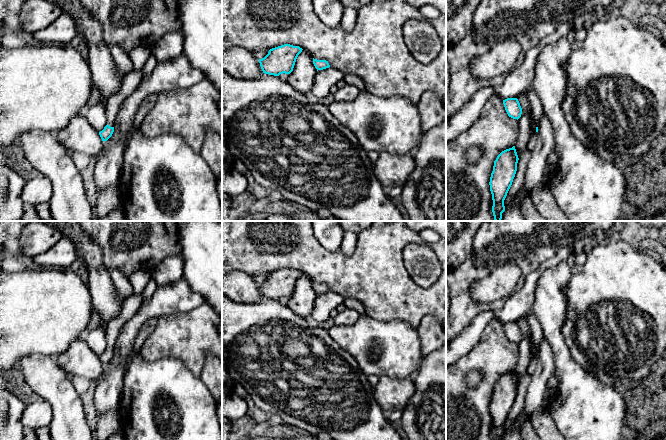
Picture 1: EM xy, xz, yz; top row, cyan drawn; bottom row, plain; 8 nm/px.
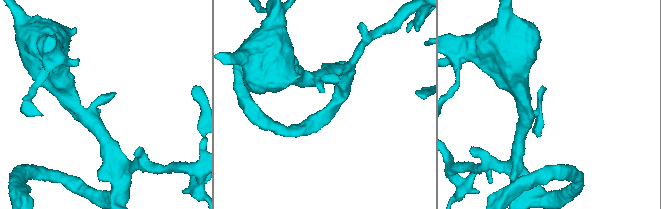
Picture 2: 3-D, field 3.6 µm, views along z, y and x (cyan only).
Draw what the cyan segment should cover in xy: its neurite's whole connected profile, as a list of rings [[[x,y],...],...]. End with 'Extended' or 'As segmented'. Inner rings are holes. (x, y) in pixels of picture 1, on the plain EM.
[[[132,293],[123,301],[120,313],[106,325],[108,345],[104,353],[99,356],[103,366],[107,365],[114,356],[114,346],[122,326],[134,316],[142,302],[142,294]]]. Extended

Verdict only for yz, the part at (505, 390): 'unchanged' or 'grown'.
unchanged

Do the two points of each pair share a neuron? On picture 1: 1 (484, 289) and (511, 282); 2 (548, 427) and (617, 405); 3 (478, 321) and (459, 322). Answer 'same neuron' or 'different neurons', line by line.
1: same neuron
2: different neurons
3: different neurons

